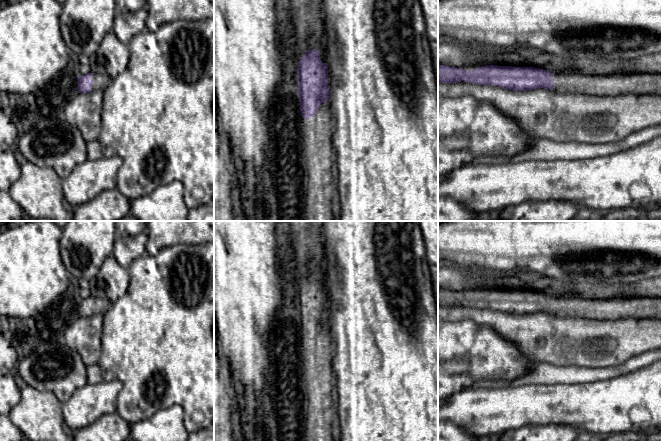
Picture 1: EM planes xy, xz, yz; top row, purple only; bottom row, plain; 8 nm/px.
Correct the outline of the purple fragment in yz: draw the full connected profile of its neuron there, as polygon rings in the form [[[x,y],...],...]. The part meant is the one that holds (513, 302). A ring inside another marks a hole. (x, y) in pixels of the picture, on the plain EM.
[[[438,289],[438,308],[461,305],[478,309],[499,310],[514,315],[539,312],[560,317],[618,319],[623,317],[662,319],[662,297],[636,298],[621,305],[617,301],[584,298],[550,297],[534,291],[486,289],[471,295]]]

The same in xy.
[[[88,297],[77,301],[77,315],[88,317],[92,314],[104,314],[111,306],[107,299]]]

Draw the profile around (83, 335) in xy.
[[[103,314],[77,315],[64,333],[65,345],[80,355],[86,367],[99,362],[102,328]]]

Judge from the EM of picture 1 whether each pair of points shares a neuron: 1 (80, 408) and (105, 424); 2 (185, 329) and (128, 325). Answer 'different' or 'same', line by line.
1: different
2: same

